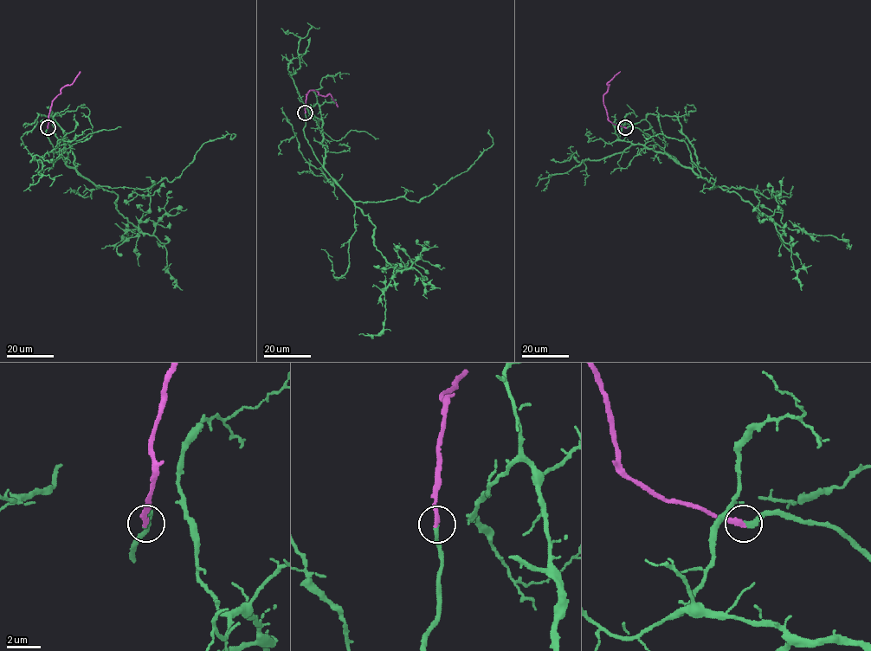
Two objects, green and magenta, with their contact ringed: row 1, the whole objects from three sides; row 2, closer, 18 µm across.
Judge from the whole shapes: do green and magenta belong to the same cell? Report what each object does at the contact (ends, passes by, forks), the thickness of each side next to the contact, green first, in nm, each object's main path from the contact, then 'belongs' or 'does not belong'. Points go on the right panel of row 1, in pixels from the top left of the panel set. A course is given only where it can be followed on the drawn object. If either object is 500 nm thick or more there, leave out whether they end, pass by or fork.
green ends there; magenta ends there; 280 nm thick on the green side, 280 nm on the other; green runs (626, 127), (639, 128), (715, 188), (710, 189), (715, 181), (700, 176), (684, 141), (642, 134); magenta runs (626, 127), (609, 119), (603, 100), (607, 83), (620, 71); belongs

